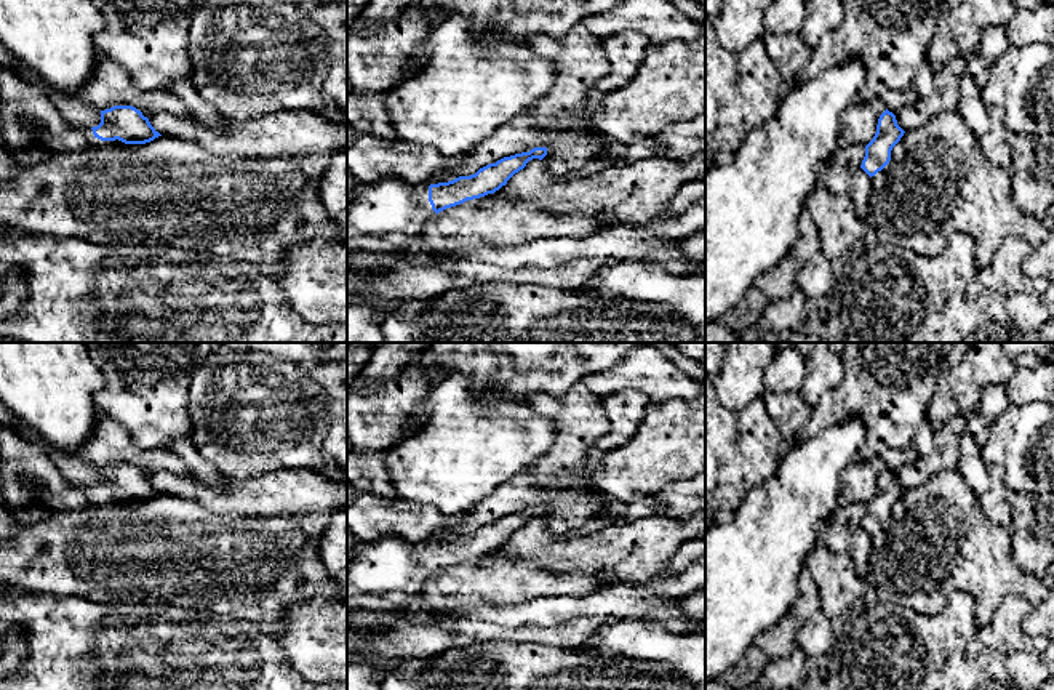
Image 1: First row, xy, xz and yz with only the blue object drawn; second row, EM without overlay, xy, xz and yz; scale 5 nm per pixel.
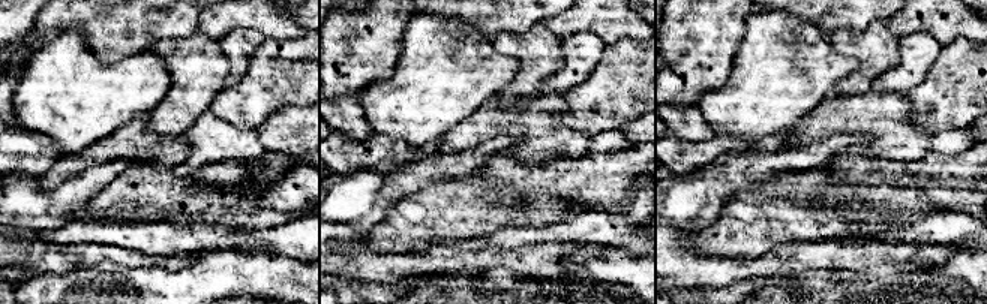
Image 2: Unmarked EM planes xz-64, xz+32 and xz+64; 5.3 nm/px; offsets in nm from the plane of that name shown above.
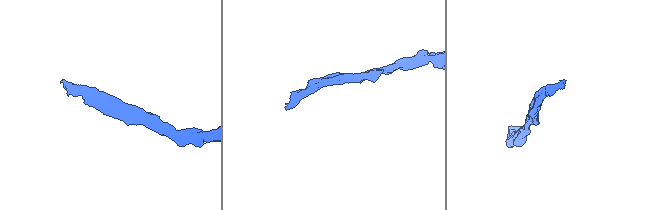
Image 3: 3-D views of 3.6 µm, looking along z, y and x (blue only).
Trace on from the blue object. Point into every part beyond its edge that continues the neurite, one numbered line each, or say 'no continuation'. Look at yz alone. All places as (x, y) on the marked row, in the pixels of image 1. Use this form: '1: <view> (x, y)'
no continuation

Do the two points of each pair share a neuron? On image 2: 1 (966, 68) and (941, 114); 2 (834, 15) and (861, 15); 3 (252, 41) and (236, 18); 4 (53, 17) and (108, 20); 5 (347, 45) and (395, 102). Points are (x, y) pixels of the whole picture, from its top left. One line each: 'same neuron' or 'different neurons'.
1: same neuron
2: same neuron
3: different neurons
4: same neuron
5: different neurons

